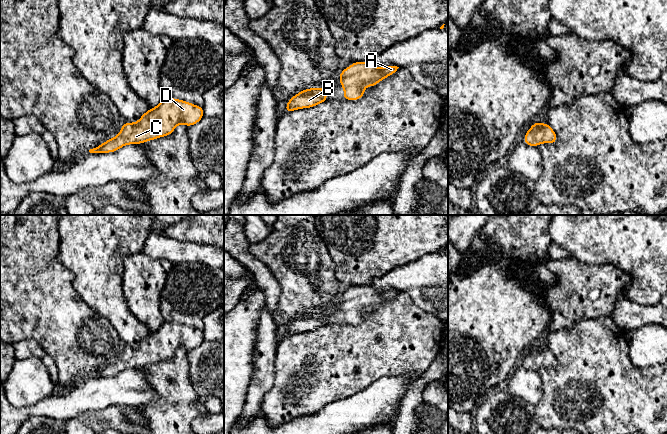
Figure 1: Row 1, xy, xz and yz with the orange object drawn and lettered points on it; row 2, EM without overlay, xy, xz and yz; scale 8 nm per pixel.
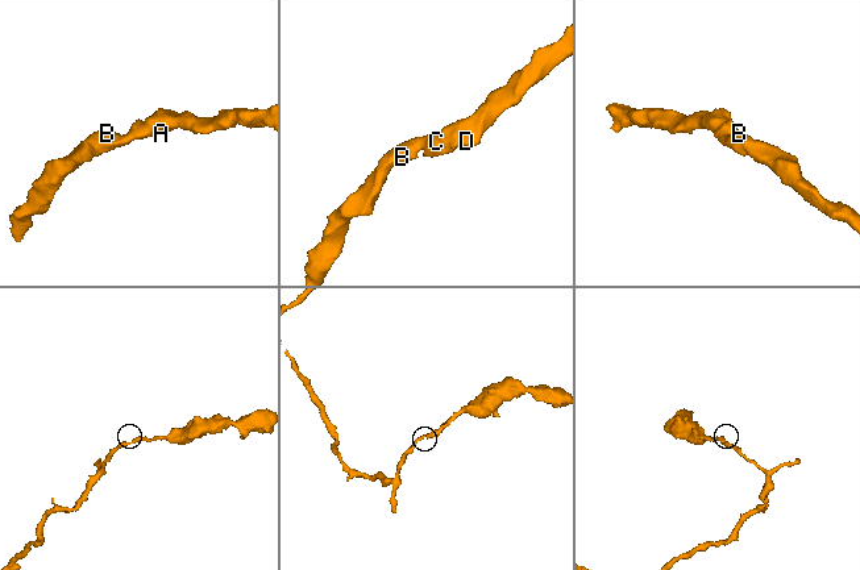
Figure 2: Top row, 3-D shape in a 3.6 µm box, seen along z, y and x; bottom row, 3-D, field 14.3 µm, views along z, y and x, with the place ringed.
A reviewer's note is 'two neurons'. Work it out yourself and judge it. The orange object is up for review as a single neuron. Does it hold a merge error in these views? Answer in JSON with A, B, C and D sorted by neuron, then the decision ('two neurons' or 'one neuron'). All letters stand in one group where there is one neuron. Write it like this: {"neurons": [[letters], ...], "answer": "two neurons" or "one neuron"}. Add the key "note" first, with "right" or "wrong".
{"note": "wrong", "neurons": [["A", "B", "C", "D"]], "answer": "one neuron"}

